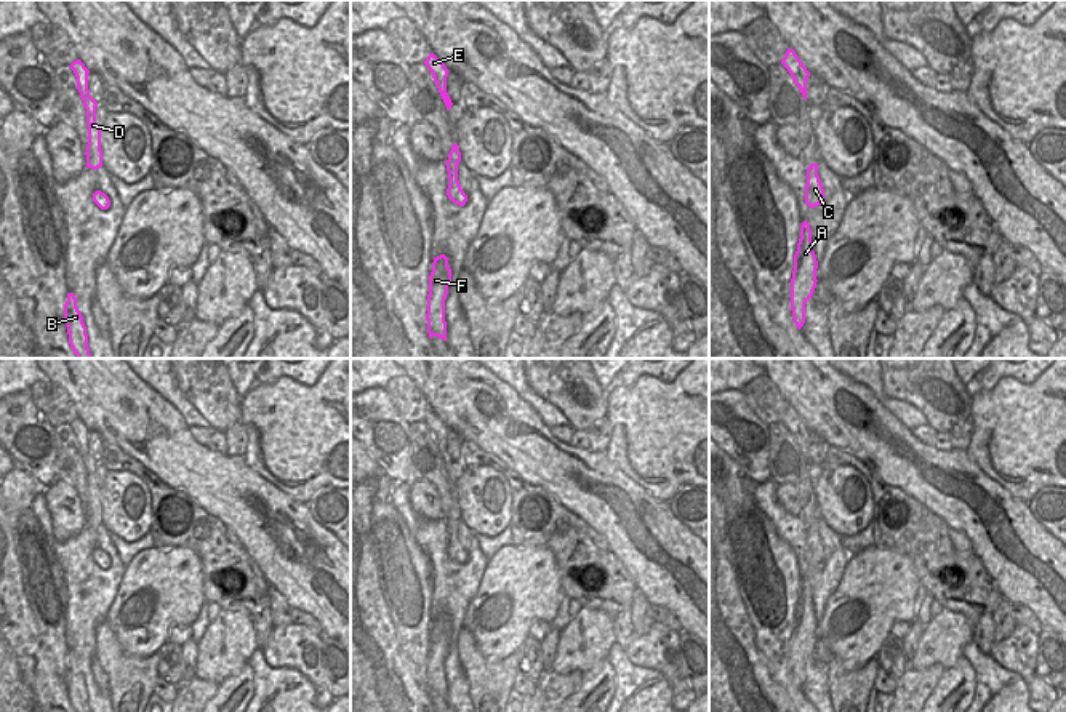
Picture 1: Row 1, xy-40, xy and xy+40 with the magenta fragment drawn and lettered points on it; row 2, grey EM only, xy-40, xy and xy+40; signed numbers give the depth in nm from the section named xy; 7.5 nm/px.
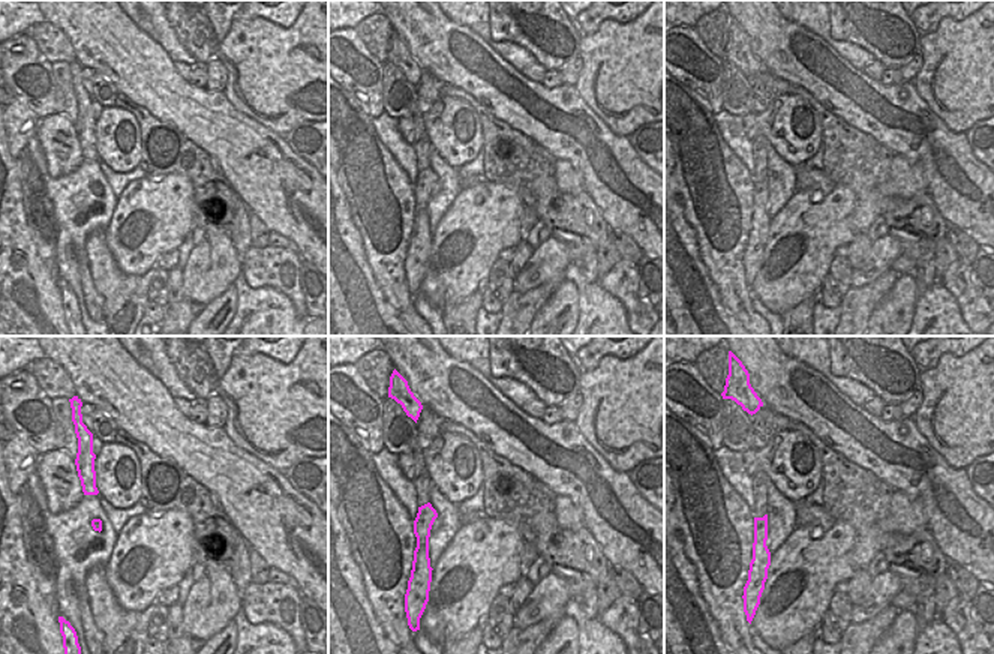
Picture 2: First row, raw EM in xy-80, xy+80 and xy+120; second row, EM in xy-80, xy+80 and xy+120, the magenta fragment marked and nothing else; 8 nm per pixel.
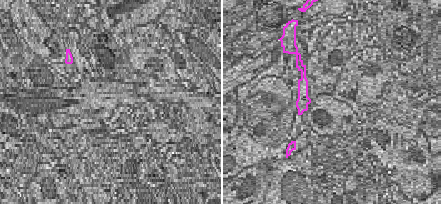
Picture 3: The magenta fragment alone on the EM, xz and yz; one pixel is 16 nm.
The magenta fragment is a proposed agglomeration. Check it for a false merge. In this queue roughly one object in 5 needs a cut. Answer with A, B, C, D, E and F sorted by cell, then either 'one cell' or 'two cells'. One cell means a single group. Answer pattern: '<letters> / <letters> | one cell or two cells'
A B C D E F | one cell

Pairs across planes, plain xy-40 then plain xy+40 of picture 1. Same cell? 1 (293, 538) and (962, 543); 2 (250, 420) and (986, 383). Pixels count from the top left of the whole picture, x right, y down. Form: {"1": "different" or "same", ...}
{"1": "different", "2": "different"}

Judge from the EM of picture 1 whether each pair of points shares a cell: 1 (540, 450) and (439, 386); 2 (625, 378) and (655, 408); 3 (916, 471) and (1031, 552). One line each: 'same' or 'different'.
1: same
2: different
3: same

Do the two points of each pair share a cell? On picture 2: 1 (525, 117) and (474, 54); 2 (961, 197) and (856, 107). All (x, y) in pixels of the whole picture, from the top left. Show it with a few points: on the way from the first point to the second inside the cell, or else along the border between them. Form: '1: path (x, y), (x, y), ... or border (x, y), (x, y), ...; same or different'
1: path (510, 102), (479, 69); same
2: path (934, 171), (918, 150), (912, 150), (883, 123); same

